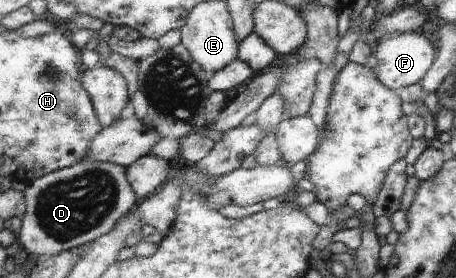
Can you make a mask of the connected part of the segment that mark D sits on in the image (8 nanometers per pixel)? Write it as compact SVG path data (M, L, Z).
M84 159L70 167L51 172L26 185L23 191L27 200L26 214L18 231L18 244L33 256L51 257L64 250L89 244L94 239L112 232L118 221L132 212L140 199L128 182L127 167L110 161L88 161Z

